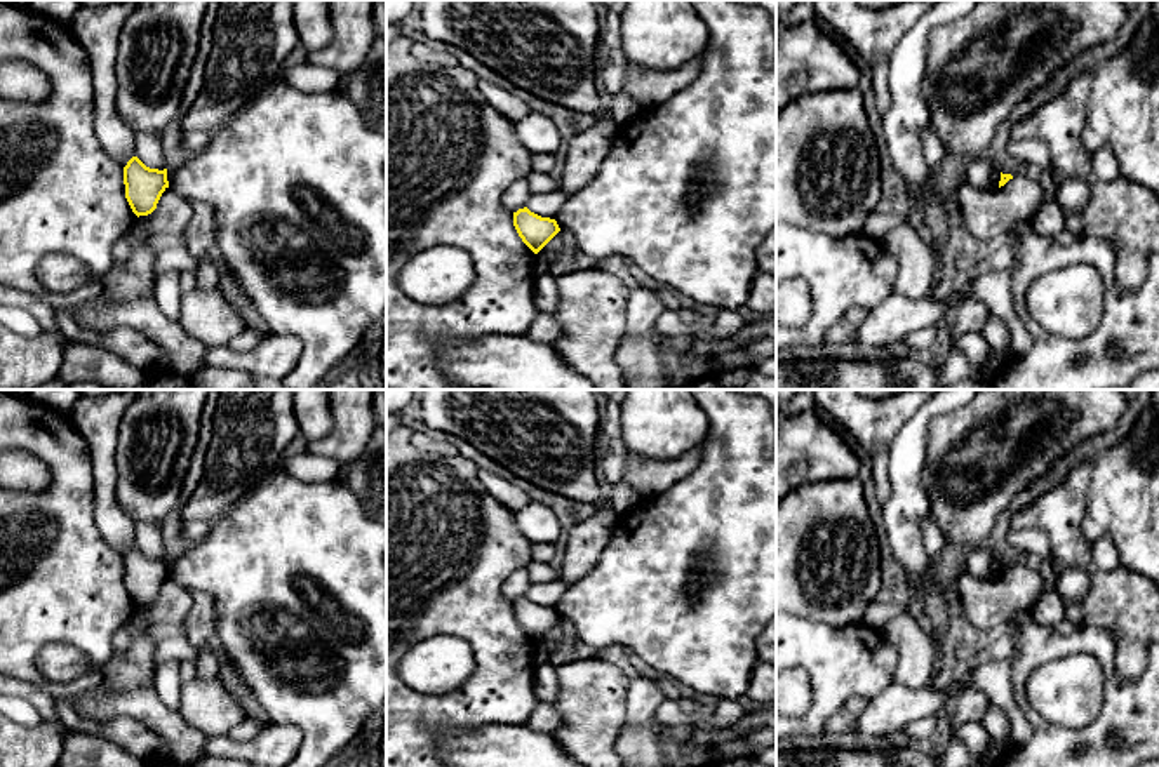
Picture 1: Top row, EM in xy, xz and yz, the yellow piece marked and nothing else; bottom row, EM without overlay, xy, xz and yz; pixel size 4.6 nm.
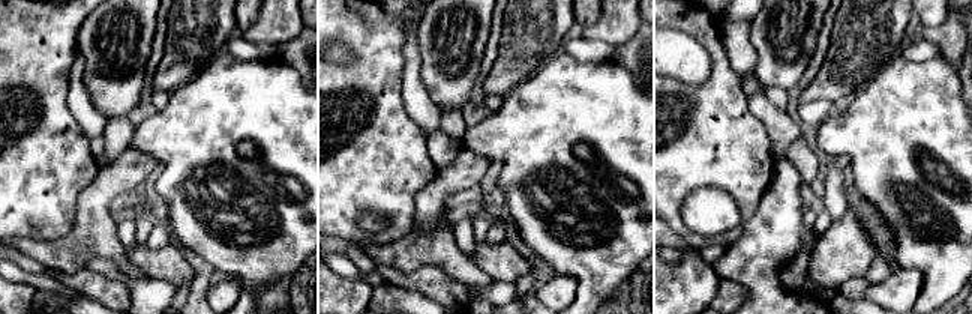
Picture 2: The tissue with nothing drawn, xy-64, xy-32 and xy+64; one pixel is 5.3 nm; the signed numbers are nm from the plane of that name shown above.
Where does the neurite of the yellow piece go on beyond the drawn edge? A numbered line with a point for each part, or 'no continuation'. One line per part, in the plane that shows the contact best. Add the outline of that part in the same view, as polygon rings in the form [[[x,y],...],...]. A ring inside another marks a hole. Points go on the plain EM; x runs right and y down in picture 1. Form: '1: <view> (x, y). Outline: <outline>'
no continuation

